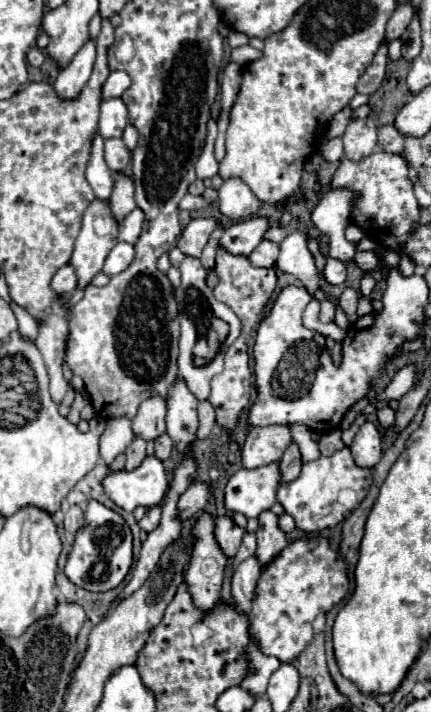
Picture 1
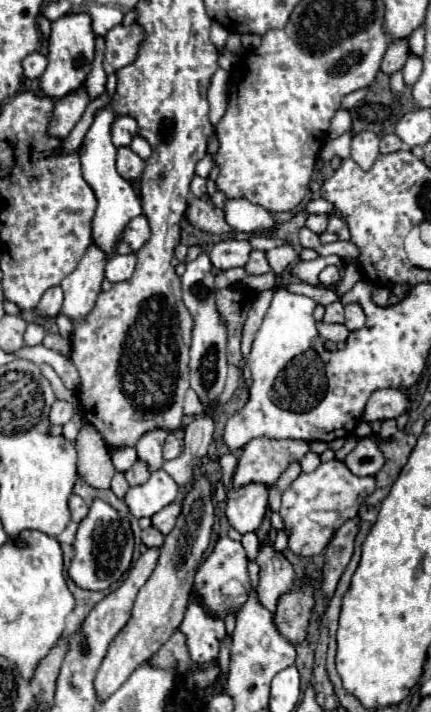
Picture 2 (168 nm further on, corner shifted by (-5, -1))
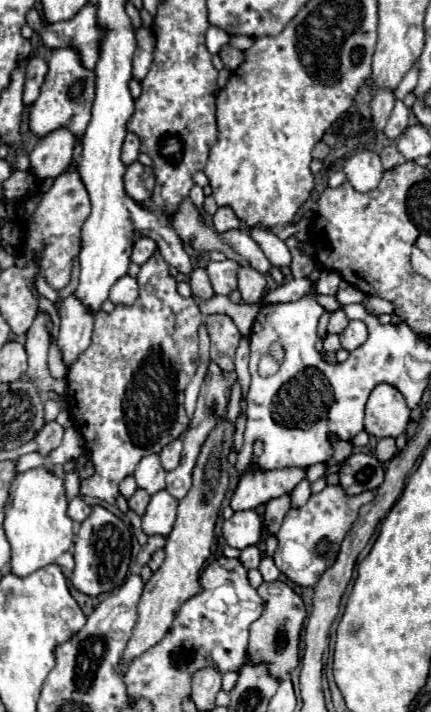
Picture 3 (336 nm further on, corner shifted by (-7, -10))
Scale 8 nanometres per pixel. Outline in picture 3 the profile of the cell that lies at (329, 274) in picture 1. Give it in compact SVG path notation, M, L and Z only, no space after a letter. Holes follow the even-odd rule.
M323 268L323 270L321 270L321 276L319 276L319 280L317 280L317 292L319 292L319 294L333 294L333 296L335 296L335 292L339 290L339 282L341 282L339 272Z

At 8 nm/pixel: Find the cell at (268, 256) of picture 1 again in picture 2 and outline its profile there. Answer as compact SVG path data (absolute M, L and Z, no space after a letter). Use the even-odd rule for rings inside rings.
M253 251L251 257L249 257L249 261L247 261L247 265L245 265L245 271L247 271L249 275L269 273L271 267L269 267L269 263L267 263L267 259L265 259L265 253L263 253L263 251Z

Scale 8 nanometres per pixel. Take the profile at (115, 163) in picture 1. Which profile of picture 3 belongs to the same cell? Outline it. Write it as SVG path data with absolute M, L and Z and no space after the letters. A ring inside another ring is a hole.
M133 162L127 166L125 190L135 202L141 204L141 202L149 200L153 194L153 186L155 186L155 176L153 176L151 168L147 168L139 162Z

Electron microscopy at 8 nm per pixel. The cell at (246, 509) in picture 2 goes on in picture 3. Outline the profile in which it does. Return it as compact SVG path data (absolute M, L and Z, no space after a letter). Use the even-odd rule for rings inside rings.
M243 510L235 512L229 520L223 524L223 538L233 548L247 548L259 542L263 530L263 522L255 510Z

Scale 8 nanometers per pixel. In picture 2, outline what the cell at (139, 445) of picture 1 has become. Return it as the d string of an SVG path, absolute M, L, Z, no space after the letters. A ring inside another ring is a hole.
M137 461L137 463L125 473L125 479L129 481L131 487L137 487L137 485L147 483L147 479L149 479L149 471L145 471L145 465L143 465L141 461Z

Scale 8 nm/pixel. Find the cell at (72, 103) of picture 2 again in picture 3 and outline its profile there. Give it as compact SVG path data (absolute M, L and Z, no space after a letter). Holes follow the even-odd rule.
M57 128L55 132L39 138L35 150L31 152L31 172L41 180L57 178L71 162L73 144L75 134L69 128Z

